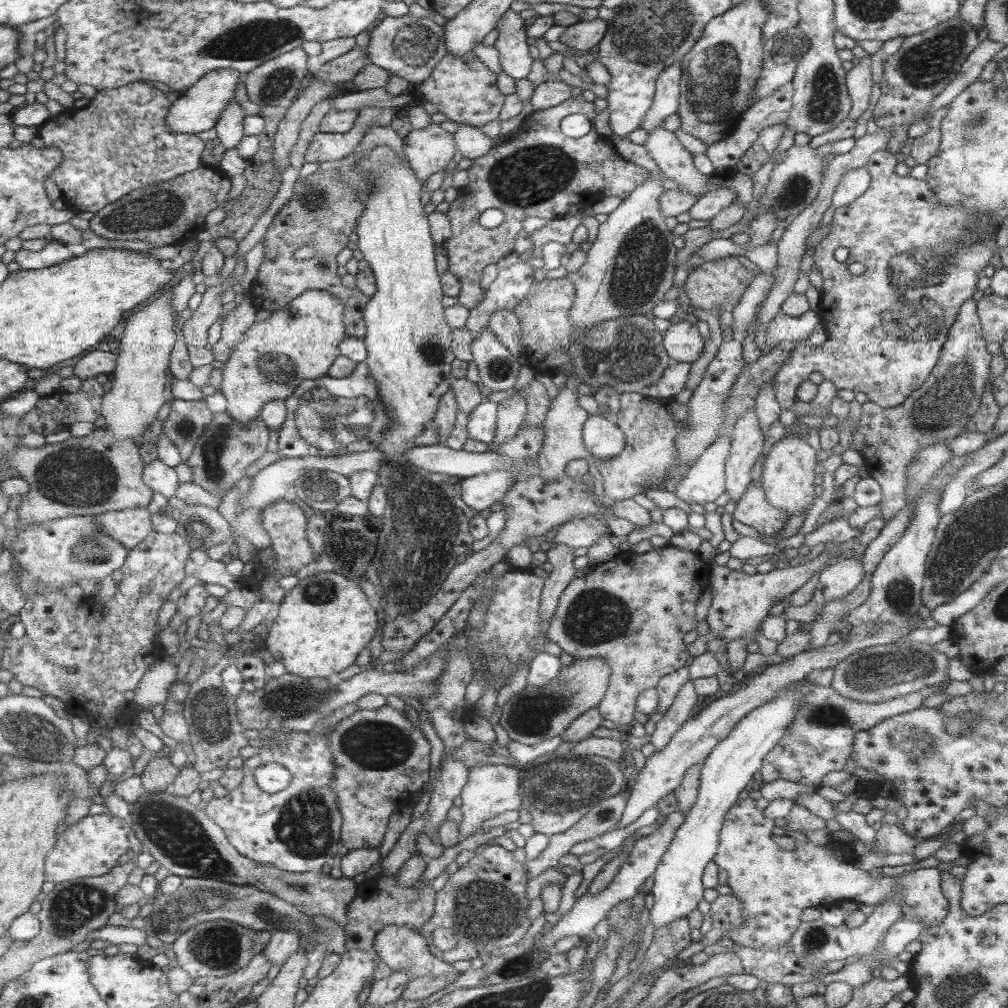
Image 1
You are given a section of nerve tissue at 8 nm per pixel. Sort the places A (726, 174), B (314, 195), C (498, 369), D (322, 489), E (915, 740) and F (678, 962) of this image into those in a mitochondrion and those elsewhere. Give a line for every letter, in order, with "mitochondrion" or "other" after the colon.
A: other
B: mitochondrion
C: mitochondrion
D: mitochondrion
E: mitochondrion
F: other

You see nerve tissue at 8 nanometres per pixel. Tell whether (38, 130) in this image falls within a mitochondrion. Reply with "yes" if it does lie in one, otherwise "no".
no

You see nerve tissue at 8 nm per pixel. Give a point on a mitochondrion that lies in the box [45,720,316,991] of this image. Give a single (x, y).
(177, 834)

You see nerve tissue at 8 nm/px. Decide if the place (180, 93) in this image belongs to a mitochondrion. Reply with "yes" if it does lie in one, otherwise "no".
no

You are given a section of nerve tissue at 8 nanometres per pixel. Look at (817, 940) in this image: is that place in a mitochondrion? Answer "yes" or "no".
yes

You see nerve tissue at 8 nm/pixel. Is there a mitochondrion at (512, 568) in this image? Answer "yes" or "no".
no

